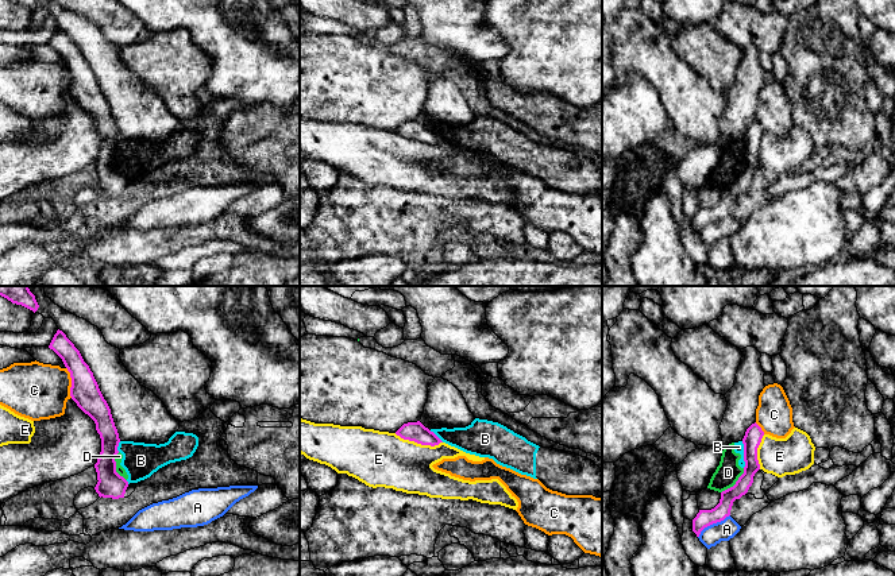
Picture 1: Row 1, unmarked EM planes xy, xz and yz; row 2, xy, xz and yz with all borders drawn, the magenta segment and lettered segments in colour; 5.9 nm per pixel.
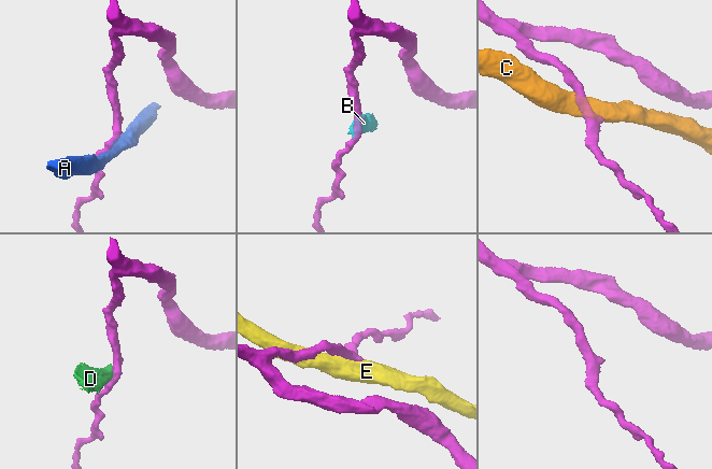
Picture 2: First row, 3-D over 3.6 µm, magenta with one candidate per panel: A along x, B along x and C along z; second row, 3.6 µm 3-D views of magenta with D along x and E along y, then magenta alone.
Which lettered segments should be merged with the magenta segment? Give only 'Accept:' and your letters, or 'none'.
Accept: none

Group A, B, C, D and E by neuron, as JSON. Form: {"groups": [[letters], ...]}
{"groups": [["A"], ["B", "D"], ["C"], ["E"]]}

